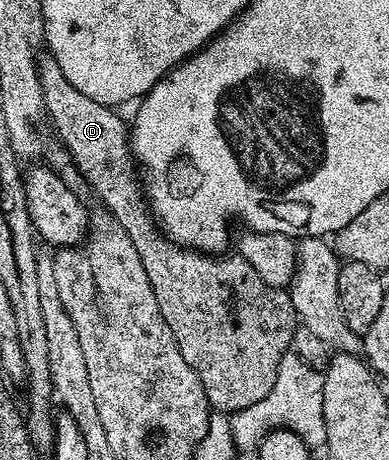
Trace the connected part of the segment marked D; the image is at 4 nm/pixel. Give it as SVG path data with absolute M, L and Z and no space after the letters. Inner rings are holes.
M38 55L37 69L45 103L44 115L47 120L49 116L58 138L62 140L58 141L68 152L72 163L75 166L77 164L90 188L105 203L102 204L104 209L113 215L119 226L123 226L123 230L127 230L131 242L135 242L139 262L143 262L143 270L147 270L147 282L151 282L151 290L155 290L159 314L163 314L179 346L179 354L183 354L183 358L187 358L187 366L195 370L209 400L210 409L213 412L232 414L247 410L247 406L255 406L255 402L267 398L267 394L271 394L271 386L275 386L281 357L290 351L299 332L297 311L288 291L267 286L267 282L263 282L263 278L259 278L259 273L251 267L251 262L247 262L239 254L229 256L230 254L199 252L196 248L184 248L170 240L158 228L152 212L149 211L149 201L139 179L139 165L133 159L129 146L130 129L126 121L125 124L121 121L121 116L117 113L120 111L103 102L95 102L95 98L87 98L87 94L75 90L75 86L67 82L63 70L59 70L59 62L55 62L53 56Z

